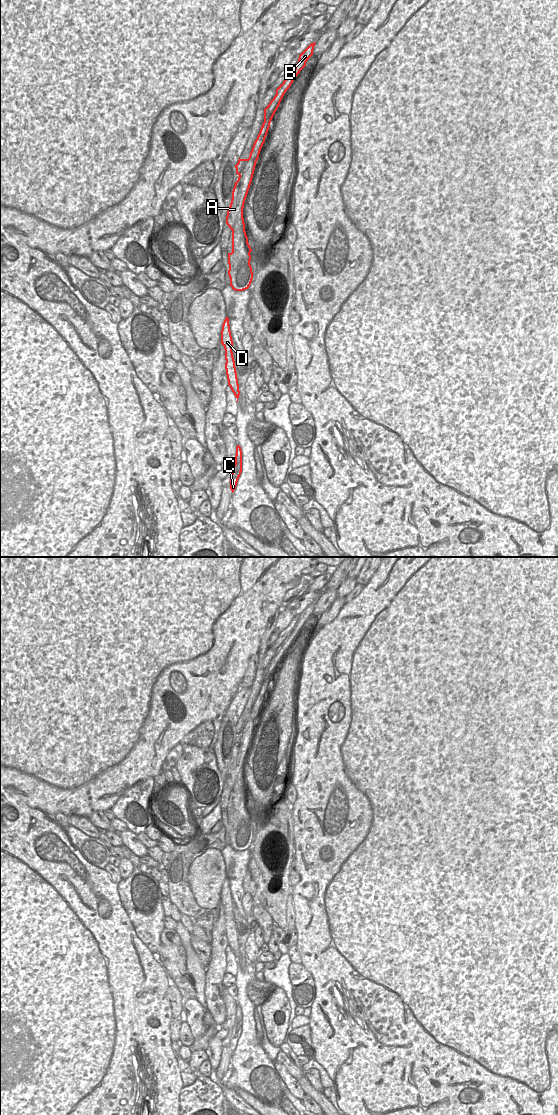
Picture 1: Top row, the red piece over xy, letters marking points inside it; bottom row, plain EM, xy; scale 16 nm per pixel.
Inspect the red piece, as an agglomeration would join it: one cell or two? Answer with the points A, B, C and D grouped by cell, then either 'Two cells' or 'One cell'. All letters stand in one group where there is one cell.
Groups: A / B C D. Two cells.

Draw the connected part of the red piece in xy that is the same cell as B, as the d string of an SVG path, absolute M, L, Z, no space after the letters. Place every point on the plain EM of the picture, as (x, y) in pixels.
M311 603L300 615L297 624L295 625L295 629L291 632L291 634L283 641L283 643L276 649L276 655L270 661L268 666L264 669L264 681L271 681L276 670L278 669L280 662L289 649L297 635L300 631L306 626L306 622L313 615L313 610L315 603Z

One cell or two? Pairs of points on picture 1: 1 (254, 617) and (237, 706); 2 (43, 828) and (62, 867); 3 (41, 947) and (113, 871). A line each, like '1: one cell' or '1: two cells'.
1: two cells
2: one cell
3: two cells

